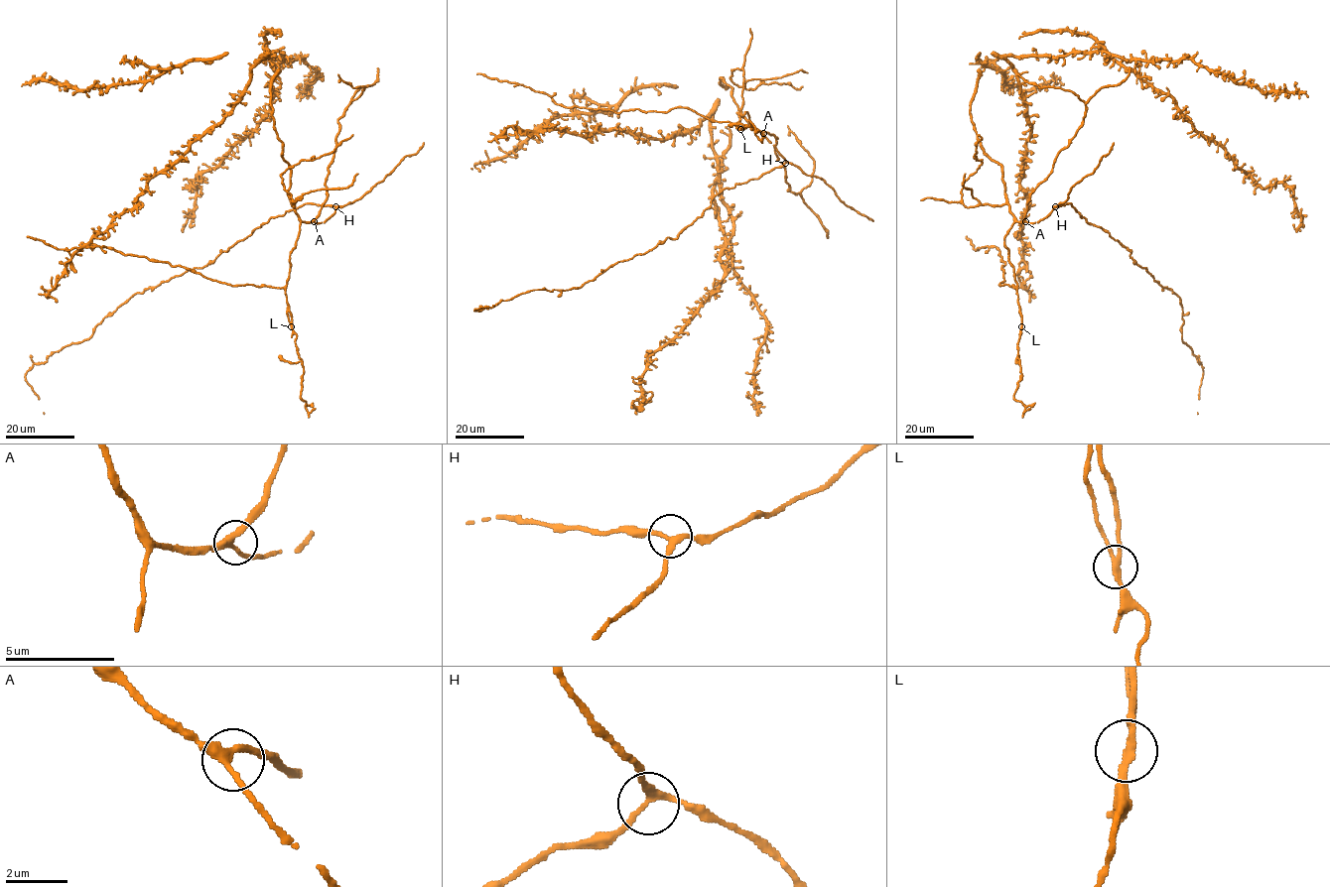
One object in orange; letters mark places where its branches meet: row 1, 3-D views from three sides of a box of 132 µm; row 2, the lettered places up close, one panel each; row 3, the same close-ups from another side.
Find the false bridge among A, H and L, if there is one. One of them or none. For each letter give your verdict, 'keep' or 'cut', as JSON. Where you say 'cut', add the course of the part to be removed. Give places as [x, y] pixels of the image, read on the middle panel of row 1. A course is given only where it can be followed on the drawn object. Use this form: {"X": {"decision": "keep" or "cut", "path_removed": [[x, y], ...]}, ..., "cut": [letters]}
{"A": {"decision": "keep"}, "H": {"decision": "keep"}, "L": {"decision": "cut"}, "cut": ["L"]}

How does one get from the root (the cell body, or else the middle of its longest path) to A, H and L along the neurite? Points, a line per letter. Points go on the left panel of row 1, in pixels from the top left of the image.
A: (138, 256), (181, 265), (231, 285), (282, 288), (288, 279), (290, 251), (300, 224), (314, 221)
H: (138, 256), (181, 265), (231, 285), (282, 288), (288, 279), (290, 251), (300, 224), (324, 222), (335, 206)
L: (138, 256), (168, 262), (173, 266), (181, 265), (231, 285), (283, 288), (292, 326)

